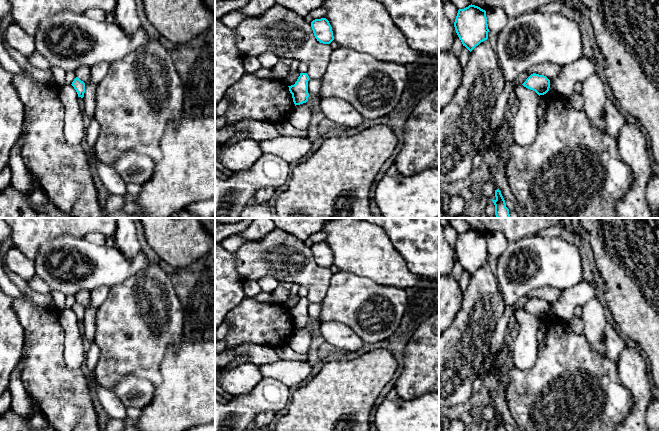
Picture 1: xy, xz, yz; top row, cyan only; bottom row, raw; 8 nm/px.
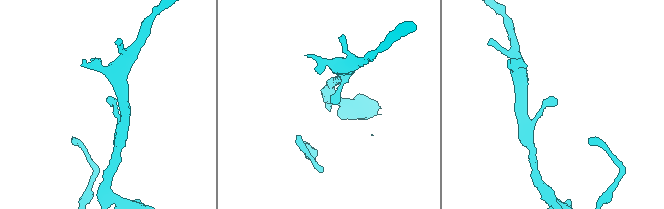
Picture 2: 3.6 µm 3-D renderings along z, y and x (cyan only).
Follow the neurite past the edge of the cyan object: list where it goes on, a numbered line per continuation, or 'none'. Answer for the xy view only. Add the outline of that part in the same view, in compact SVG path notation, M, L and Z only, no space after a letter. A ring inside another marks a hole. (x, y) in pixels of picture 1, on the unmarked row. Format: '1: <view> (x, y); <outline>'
none

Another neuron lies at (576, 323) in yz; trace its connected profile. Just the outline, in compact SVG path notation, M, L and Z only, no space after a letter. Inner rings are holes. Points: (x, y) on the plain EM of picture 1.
M573 316L572 319L569 321L569 325L575 333L583 334L584 323L583 323L581 317Z

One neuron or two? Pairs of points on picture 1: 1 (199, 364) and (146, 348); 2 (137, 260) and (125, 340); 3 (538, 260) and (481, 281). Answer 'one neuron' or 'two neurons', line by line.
1: two neurons
2: two neurons
3: two neurons

